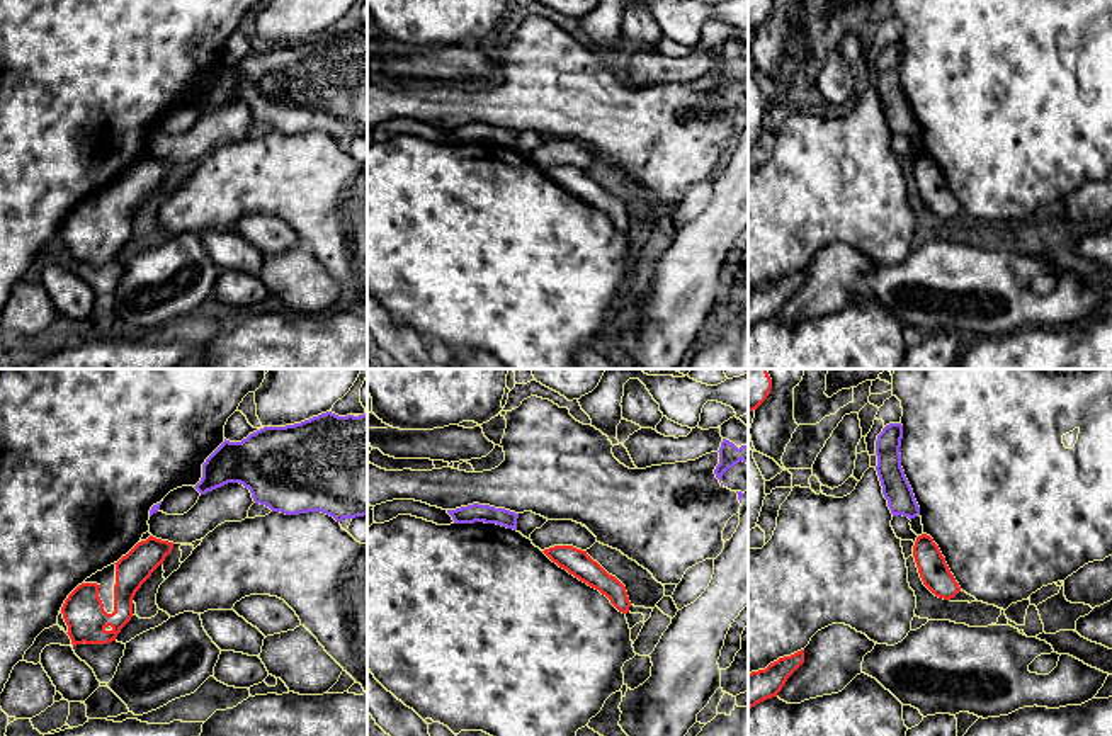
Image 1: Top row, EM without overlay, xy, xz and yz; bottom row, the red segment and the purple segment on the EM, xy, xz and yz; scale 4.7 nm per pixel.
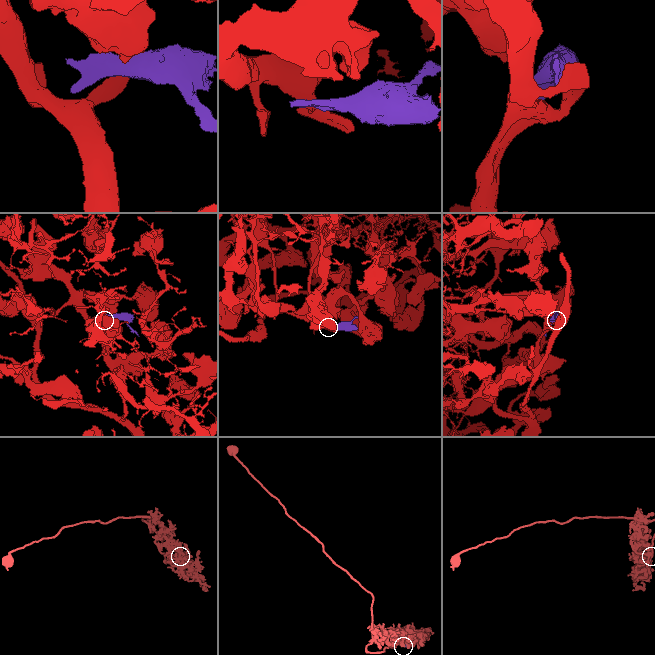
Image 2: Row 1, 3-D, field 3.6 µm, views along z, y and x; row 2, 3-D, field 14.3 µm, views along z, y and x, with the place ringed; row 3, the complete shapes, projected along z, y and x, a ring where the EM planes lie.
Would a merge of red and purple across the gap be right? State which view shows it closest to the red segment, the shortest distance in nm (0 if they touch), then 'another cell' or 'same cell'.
nearest in yz; 90 nm apart; another cell

